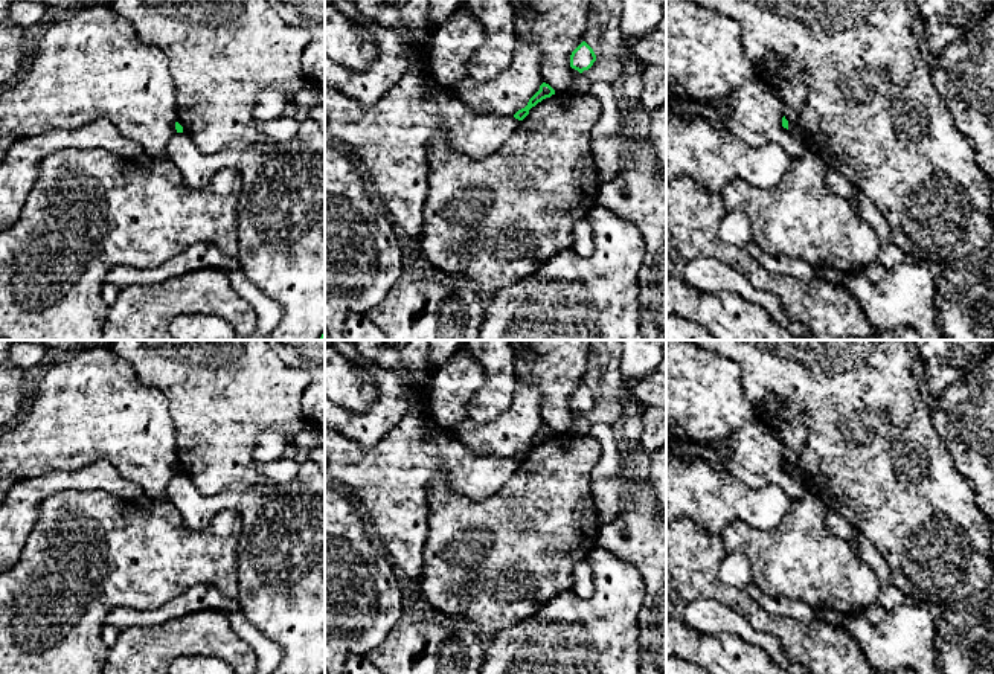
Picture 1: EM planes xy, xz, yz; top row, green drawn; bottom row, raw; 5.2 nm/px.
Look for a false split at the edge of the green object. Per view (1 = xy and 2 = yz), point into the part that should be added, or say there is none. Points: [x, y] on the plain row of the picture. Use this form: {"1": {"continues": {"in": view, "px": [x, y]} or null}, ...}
{"1": {"continues": null}, "2": {"continues": null}}

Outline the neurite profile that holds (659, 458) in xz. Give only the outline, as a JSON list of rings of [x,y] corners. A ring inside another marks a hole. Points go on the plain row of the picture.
[[[666,444],[651,457],[651,483],[657,502],[666,515]]]

